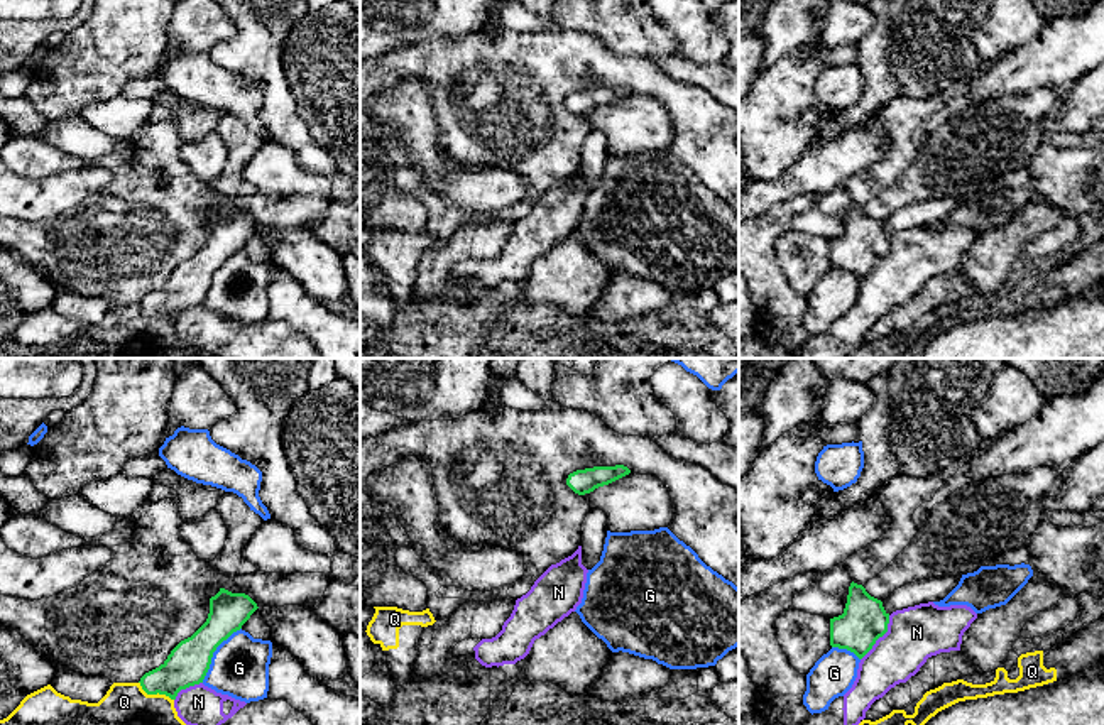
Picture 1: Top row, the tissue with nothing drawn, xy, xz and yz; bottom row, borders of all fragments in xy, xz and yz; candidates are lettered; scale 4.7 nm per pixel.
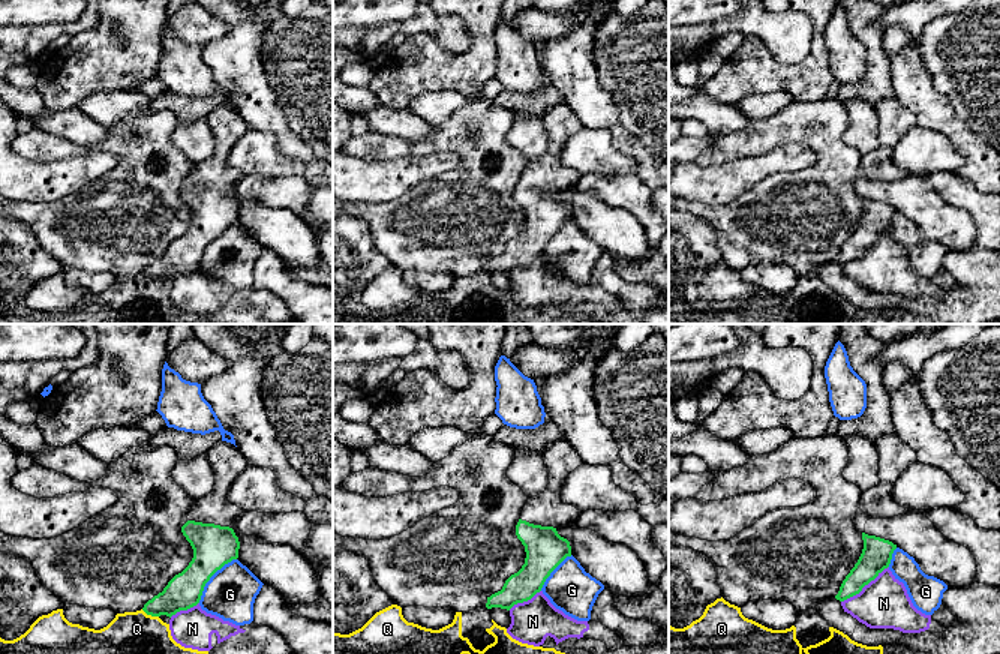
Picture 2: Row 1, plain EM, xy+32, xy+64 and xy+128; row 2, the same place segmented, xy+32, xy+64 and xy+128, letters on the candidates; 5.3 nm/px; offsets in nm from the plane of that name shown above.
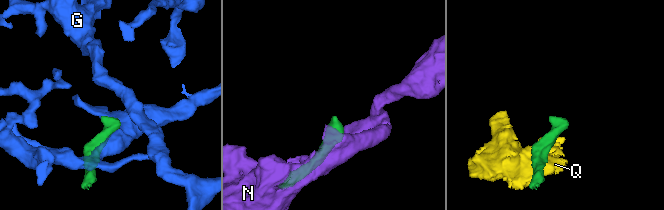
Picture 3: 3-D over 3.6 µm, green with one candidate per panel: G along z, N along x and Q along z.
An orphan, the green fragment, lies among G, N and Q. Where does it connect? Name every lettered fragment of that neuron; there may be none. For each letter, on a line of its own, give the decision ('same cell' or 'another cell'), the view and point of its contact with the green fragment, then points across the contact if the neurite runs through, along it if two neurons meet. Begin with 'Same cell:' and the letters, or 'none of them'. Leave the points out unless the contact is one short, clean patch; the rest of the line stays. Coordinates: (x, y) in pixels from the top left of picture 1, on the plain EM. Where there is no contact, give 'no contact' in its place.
Same cell: none of them
G: another cell; contact xy (213, 272)
N: another cell; contact yz (879, 257); border yz (890, 237), (886, 252), (861, 281)
Q: another cell; contact xy (154, 315)

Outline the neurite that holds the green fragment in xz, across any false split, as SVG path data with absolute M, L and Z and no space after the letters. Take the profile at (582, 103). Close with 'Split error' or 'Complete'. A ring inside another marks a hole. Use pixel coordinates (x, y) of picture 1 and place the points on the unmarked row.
M624 86L615 88L593 88L585 91L577 91L568 96L566 106L578 117L593 113L598 108L609 106L626 96L631 91Z. Complete

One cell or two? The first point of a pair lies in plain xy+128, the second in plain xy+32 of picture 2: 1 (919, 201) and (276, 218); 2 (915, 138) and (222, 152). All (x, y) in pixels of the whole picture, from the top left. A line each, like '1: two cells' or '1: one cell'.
1: one cell
2: two cells

